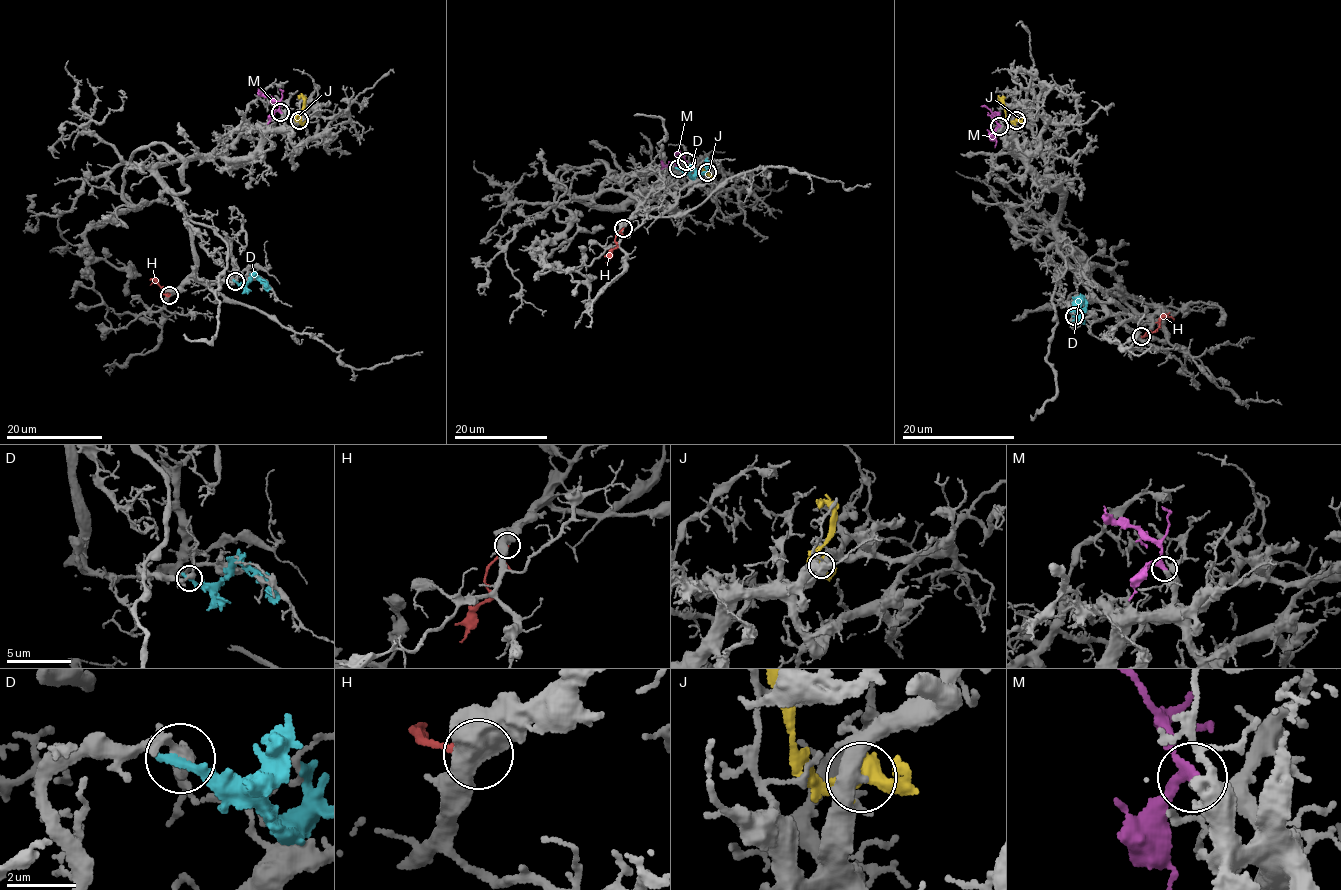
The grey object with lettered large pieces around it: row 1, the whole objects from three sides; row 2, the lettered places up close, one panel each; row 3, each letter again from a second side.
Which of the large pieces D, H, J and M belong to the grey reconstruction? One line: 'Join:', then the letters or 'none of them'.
Join: H, M

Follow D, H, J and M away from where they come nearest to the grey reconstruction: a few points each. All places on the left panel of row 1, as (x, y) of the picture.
D: (236, 281), (244, 284), (255, 276), (266, 282), (266, 287)
H: (169, 295), (160, 293), (157, 282), (150, 285)
J: (300, 120), (296, 116), (303, 107), (301, 93)
M: (280, 112), (276, 102), (261, 95), (257, 88)

